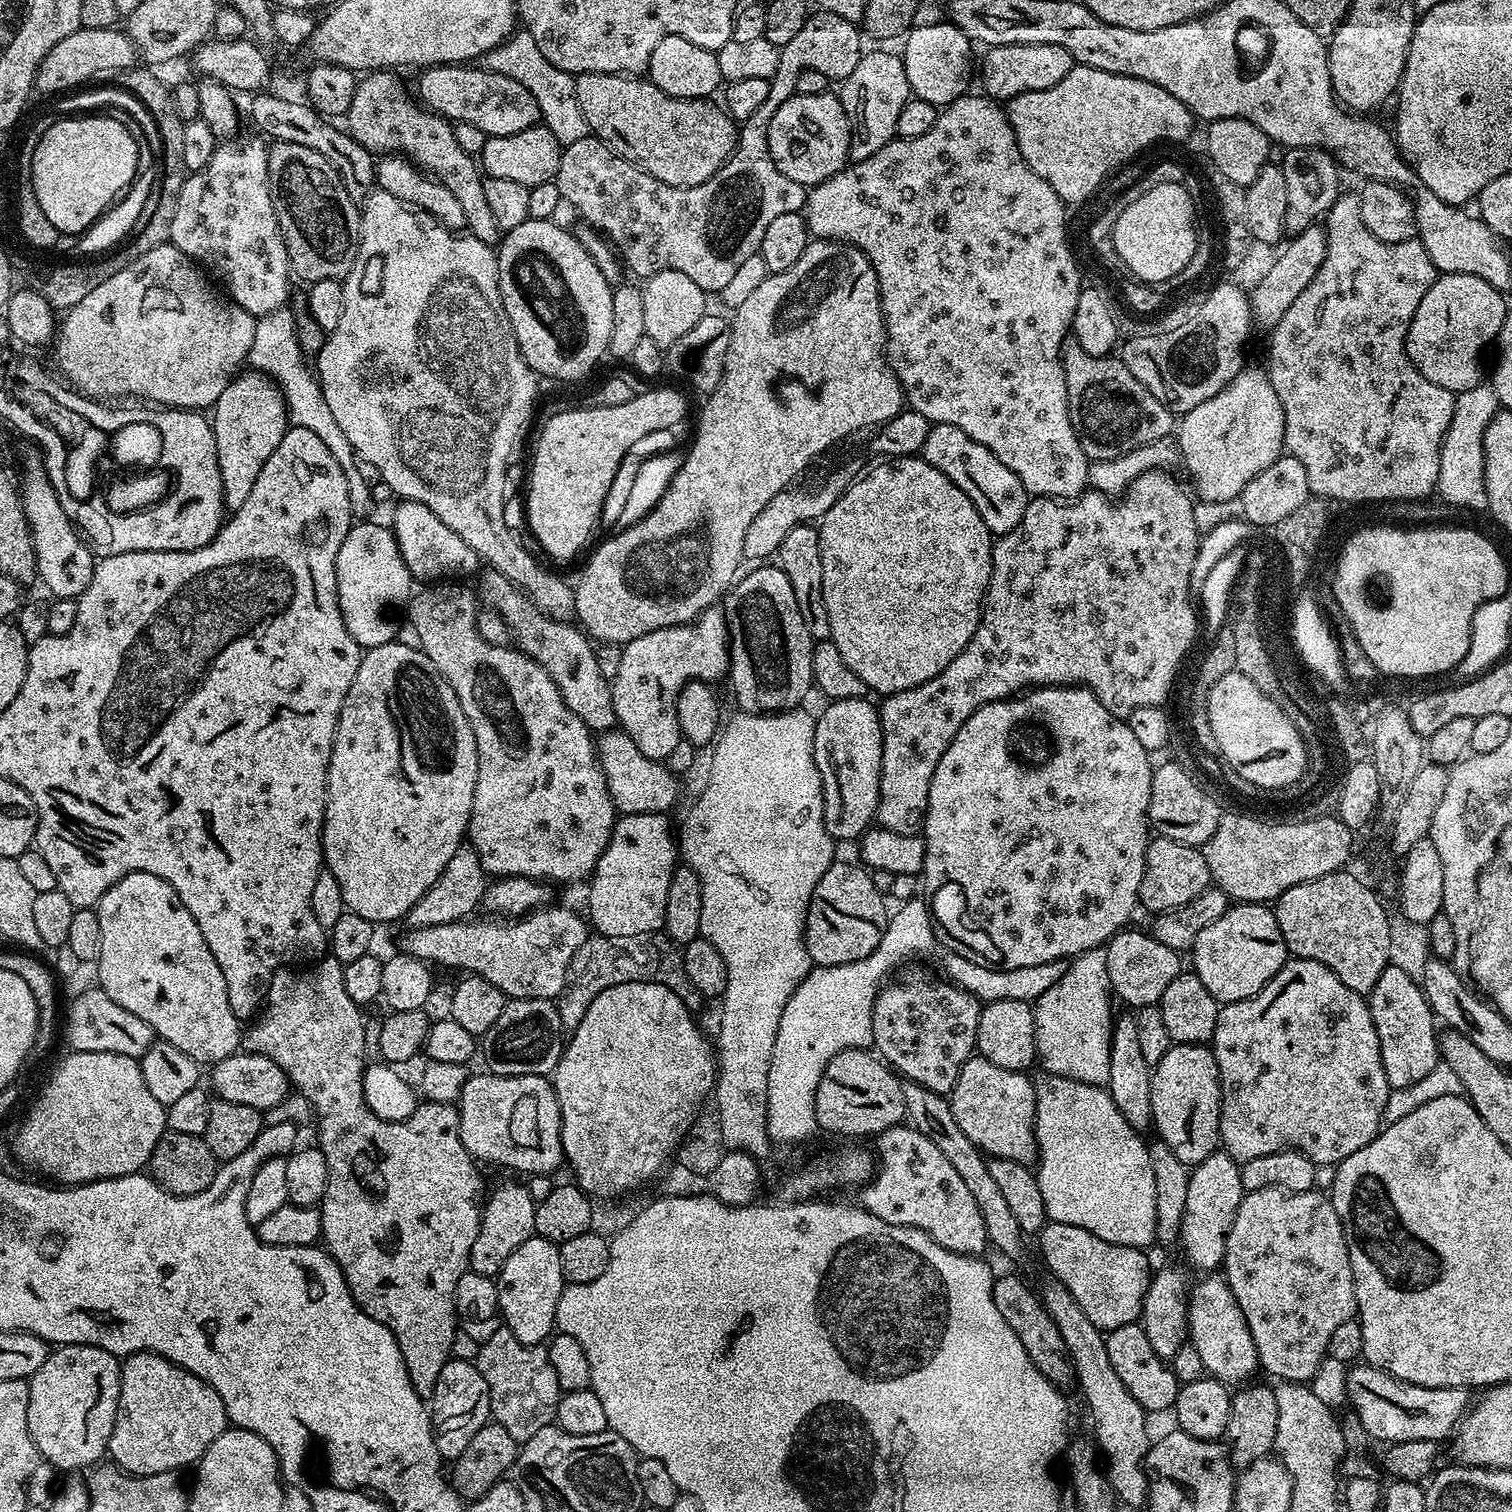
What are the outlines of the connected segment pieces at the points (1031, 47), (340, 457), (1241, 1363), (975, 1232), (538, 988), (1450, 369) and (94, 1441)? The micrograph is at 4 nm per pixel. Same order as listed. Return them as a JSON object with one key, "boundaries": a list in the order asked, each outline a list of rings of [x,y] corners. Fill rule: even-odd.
{"boundaries":[[[[998,44],[987,49],[984,61],[979,61],[980,80],[984,83],[983,95],[997,101],[1007,102],[1013,100],[1018,94],[1026,94],[1034,90],[1046,90],[1074,67],[1072,56],[1062,46],[1049,44]]],[[[285,306],[257,319],[254,343],[250,345],[247,363],[255,371],[263,372],[264,375],[270,377],[280,387],[280,393],[283,394],[288,407],[289,421],[295,427],[305,428],[318,434],[318,438],[322,438],[326,450],[330,450],[330,454],[334,454],[334,458],[338,462],[338,466],[342,466],[342,474],[346,478],[346,490],[350,498],[353,517],[371,517],[368,515],[372,512],[373,485],[368,484],[366,479],[362,478],[361,471],[358,470],[360,460],[354,446],[350,446],[346,434],[342,434],[342,426],[338,426],[338,422],[334,419],[334,413],[330,411],[324,391],[320,388],[317,373],[310,367],[309,362],[307,364],[304,361],[307,360],[306,353],[301,350],[296,333],[296,312],[290,309],[291,307]]],[[[1223,1275],[1201,1276],[1204,1277],[1191,1285],[1188,1294],[1188,1339],[1194,1350],[1198,1350],[1205,1373],[1211,1379],[1229,1386],[1247,1385],[1253,1379],[1251,1376],[1258,1372],[1258,1361],[1246,1318]]],[[[897,1126],[881,1132],[875,1137],[874,1144],[878,1163],[875,1165],[872,1179],[859,1189],[859,1207],[874,1214],[874,1218],[882,1218],[882,1222],[922,1230],[927,1236],[934,1238],[938,1246],[954,1254],[980,1256],[983,1248],[989,1247],[986,1222],[978,1210],[978,1202],[974,1202],[974,1197],[970,1195],[966,1182],[962,1182],[958,1170],[950,1166],[950,1161],[938,1151],[938,1146],[934,1146],[934,1142],[930,1142],[930,1138],[926,1138],[926,1134],[911,1126]]],[[[552,907],[515,918],[465,918],[442,926],[408,928],[399,951],[434,966],[442,964],[461,968],[464,974],[484,976],[513,1000],[555,1001],[569,982],[572,959],[587,944],[590,928],[581,913],[580,917],[568,908]]],[[[1445,272],[1437,275],[1436,281],[1430,286],[1430,290],[1426,290],[1426,298],[1422,298],[1422,302],[1418,302],[1418,310],[1414,314],[1414,318],[1408,327],[1408,333],[1404,339],[1404,349],[1406,354],[1412,359],[1412,364],[1424,375],[1430,378],[1430,382],[1434,382],[1434,386],[1442,386],[1451,392],[1460,393],[1470,390],[1472,387],[1478,386],[1486,376],[1486,368],[1484,372],[1484,351],[1488,347],[1493,347],[1494,341],[1499,337],[1502,330],[1502,322],[1506,318],[1506,314],[1510,310],[1510,304],[1504,301],[1505,293],[1501,289],[1490,286],[1490,282],[1486,282],[1482,278],[1478,278],[1474,274],[1458,274],[1457,272]]],[[[65,1344],[49,1351],[46,1362],[28,1380],[26,1410],[30,1438],[34,1438],[34,1446],[47,1463],[49,1460],[54,1467],[76,1474],[79,1468],[91,1469],[99,1461],[96,1459],[107,1453],[120,1397],[120,1365],[117,1357],[89,1344]]]]}

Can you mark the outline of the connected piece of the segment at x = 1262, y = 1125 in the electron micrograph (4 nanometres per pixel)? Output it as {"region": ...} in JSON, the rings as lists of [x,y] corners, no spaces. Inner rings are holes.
{"region":[[[1289,959],[1287,964],[1258,990],[1250,998],[1242,1002],[1223,1005],[1217,1014],[1217,1026],[1214,1028],[1210,1047],[1214,1058],[1218,1062],[1218,1074],[1220,1075],[1220,1142],[1223,1151],[1227,1152],[1240,1164],[1250,1162],[1250,1158],[1263,1158],[1265,1154],[1274,1154],[1285,1150],[1295,1150],[1306,1158],[1310,1158],[1313,1164],[1337,1165],[1341,1164],[1354,1150],[1362,1150],[1380,1133],[1385,1123],[1384,1111],[1388,1101],[1388,1079],[1382,1070],[1382,1050],[1378,1046],[1378,1030],[1374,1026],[1374,1018],[1368,1009],[1368,1001],[1359,996],[1350,986],[1346,986],[1334,974],[1334,970],[1327,968],[1322,962],[1313,960]]]}

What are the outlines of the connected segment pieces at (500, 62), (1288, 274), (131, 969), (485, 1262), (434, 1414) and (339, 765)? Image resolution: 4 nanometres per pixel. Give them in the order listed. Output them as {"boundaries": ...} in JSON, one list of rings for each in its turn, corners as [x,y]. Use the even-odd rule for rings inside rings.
{"boundaries":[[[[526,30],[517,31],[503,44],[488,52],[488,70],[506,74],[514,78],[514,82],[522,82],[522,86],[534,94],[534,102],[538,102],[540,107],[543,127],[551,130],[562,146],[578,142],[578,138],[586,138],[590,134],[582,106],[578,106],[576,77],[566,70],[558,70],[558,66],[554,66],[554,62],[550,62],[550,58],[538,50],[538,42],[534,42]]],[[[1313,226],[1295,233],[1283,245],[1284,253],[1265,270],[1264,277],[1253,288],[1250,288],[1252,318],[1259,327],[1261,324],[1265,330],[1275,328],[1277,322],[1282,318],[1282,314],[1286,314],[1286,310],[1290,310],[1290,306],[1294,306],[1294,298],[1298,298],[1298,294],[1302,294],[1302,290],[1306,290],[1306,286],[1310,286],[1314,274],[1318,274],[1318,270],[1326,258],[1327,245],[1328,238],[1325,229],[1320,226]]],[[[145,872],[126,874],[108,887],[106,894],[102,894],[102,898],[96,903],[95,909],[98,914],[98,926],[102,930],[102,950],[98,961],[100,967],[98,984],[102,991],[110,998],[114,998],[118,1006],[130,1010],[130,1014],[138,1014],[138,1018],[142,1018],[142,1022],[146,1022],[146,1026],[150,1026],[159,1039],[170,1042],[170,1046],[178,1046],[182,1054],[190,1054],[190,1058],[194,1058],[201,1066],[215,1066],[218,1061],[225,1060],[227,1056],[237,1052],[242,1044],[242,1021],[236,1017],[234,1010],[230,1010],[230,998],[226,998],[226,978],[222,978],[222,970],[218,970],[218,962],[214,962],[214,954],[210,954],[210,946],[206,946],[206,938],[202,938],[198,922],[194,922],[194,914],[190,914],[190,910],[182,906],[182,898],[178,898],[174,886],[154,874]]],[[[523,1183],[500,1184],[493,1192],[491,1189],[482,1205],[478,1238],[474,1238],[468,1259],[469,1269],[483,1276],[499,1276],[502,1266],[506,1266],[506,1258],[510,1258],[510,1254],[514,1254],[514,1250],[535,1233],[535,1213],[536,1201]]],[[[449,1358],[446,1366],[442,1366],[442,1374],[438,1374],[438,1386],[434,1386],[430,1397],[430,1415],[436,1434],[436,1445],[438,1446],[440,1459],[444,1462],[454,1462],[457,1460],[462,1454],[462,1450],[466,1450],[470,1438],[474,1438],[474,1434],[478,1434],[478,1430],[482,1430],[482,1426],[489,1423],[492,1414],[486,1378],[482,1378],[482,1374],[478,1371],[471,1359],[456,1359]]],[[[397,642],[367,649],[360,657],[358,674],[354,674],[354,682],[350,682],[350,690],[340,707],[332,757],[328,763],[328,796],[324,799],[324,864],[326,871],[338,878],[338,886],[342,886],[345,909],[373,922],[407,917],[408,911],[424,897],[426,890],[438,882],[442,870],[446,870],[446,862],[454,858],[454,850],[465,843],[477,782],[478,746],[474,742],[474,730],[462,710],[460,699],[454,694],[450,682],[442,678],[434,662],[430,662],[425,652]]]]}

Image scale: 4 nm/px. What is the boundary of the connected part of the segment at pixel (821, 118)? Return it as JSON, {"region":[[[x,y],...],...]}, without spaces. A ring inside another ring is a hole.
{"region":[[[829,90],[822,94],[797,94],[789,100],[784,100],[782,106],[778,106],[774,118],[770,118],[768,127],[770,138],[770,158],[774,158],[774,166],[786,174],[794,182],[805,186],[815,186],[828,180],[834,174],[838,174],[849,163],[850,138],[852,127],[846,118],[846,110],[842,106],[839,95]]]}

